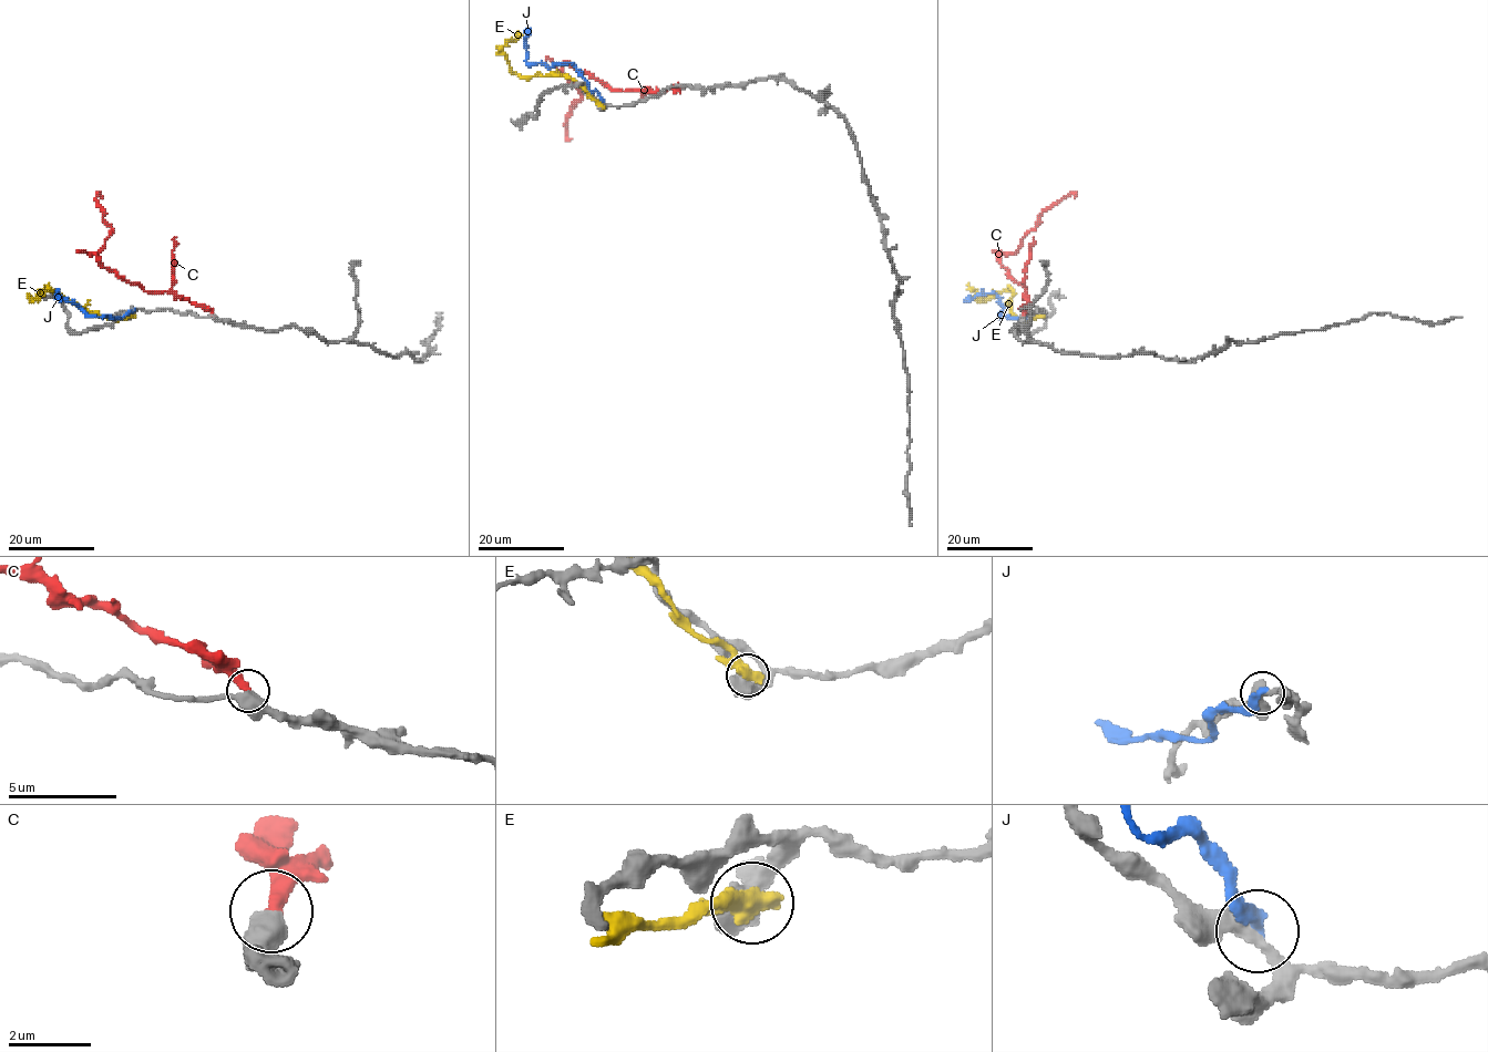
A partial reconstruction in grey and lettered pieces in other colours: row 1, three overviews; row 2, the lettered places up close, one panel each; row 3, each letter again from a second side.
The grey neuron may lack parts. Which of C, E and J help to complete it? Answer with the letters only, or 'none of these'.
C

